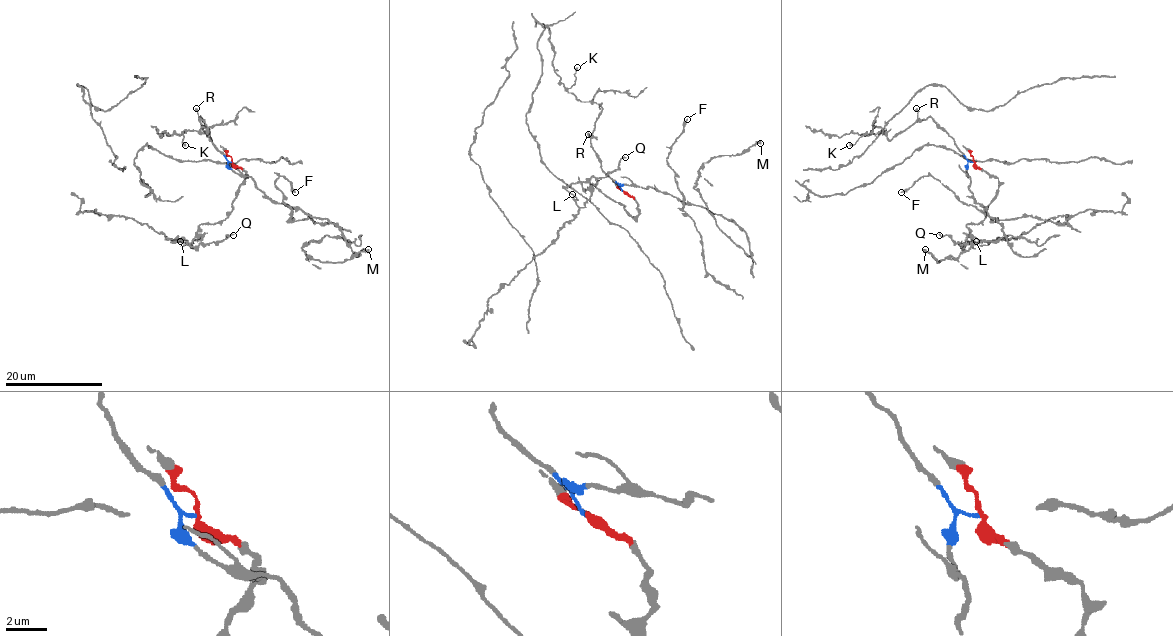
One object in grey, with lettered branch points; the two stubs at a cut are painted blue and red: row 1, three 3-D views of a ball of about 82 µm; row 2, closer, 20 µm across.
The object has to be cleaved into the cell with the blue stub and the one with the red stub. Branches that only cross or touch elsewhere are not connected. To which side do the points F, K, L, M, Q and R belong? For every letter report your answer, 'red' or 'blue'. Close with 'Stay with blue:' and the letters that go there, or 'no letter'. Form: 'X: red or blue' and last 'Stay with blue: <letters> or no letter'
F: blue
K: blue
L: red
M: blue
Q: red
R: blue
Stay with blue: F, K, M, R

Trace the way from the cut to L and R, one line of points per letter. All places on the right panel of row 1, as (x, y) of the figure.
L: (973, 161), (995, 177), (999, 186), (983, 220), (966, 226), (971, 242), (965, 243), (976, 242)
R: (973, 161), (966, 158), (931, 117), (920, 120), (916, 108)

